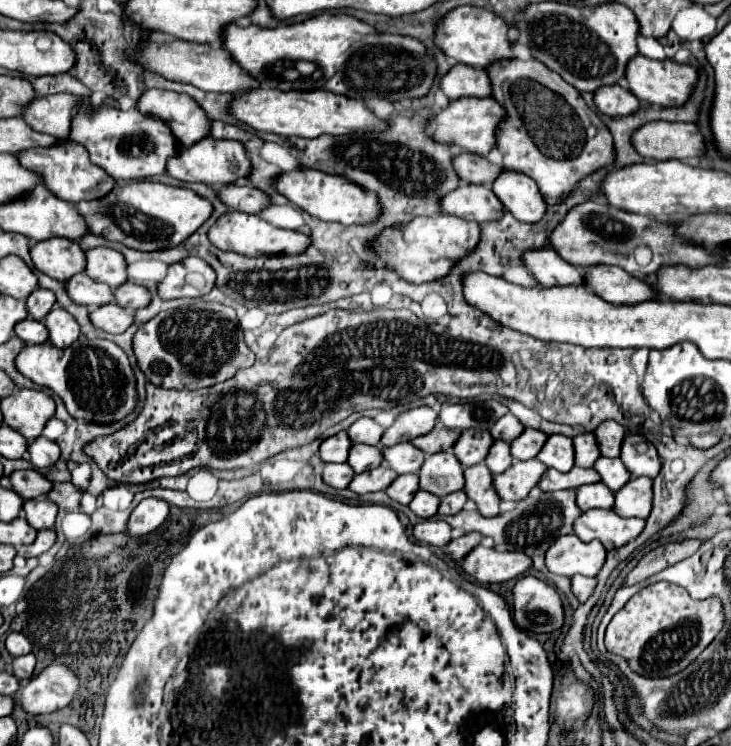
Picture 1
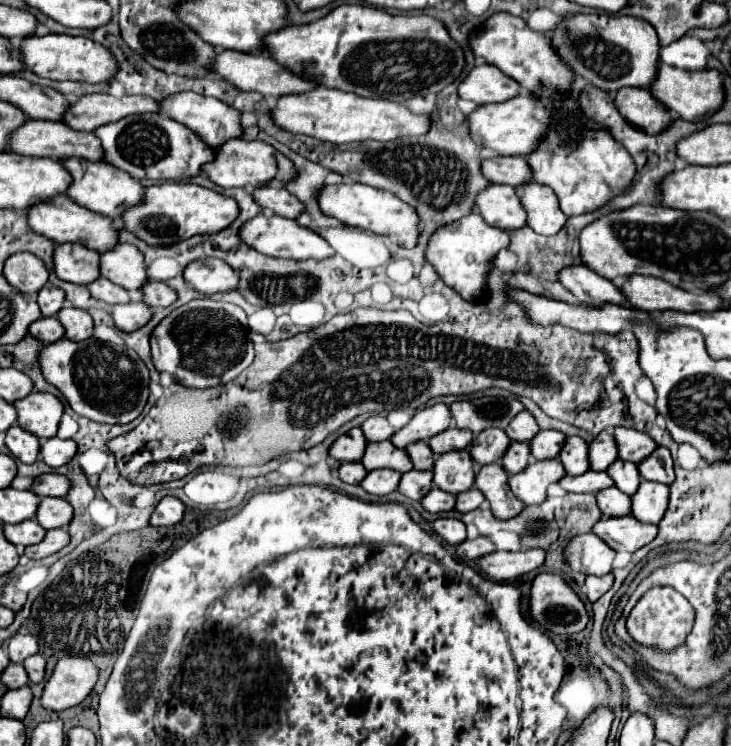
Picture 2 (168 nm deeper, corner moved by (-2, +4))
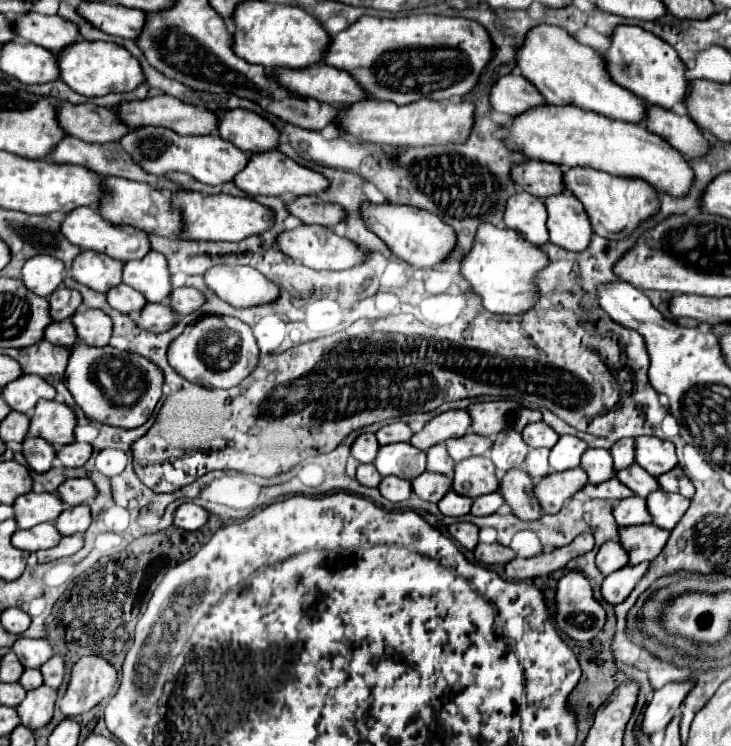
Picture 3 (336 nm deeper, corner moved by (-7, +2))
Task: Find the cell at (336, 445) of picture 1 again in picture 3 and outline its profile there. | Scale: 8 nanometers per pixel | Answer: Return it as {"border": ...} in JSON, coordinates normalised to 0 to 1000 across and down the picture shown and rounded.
{"border":[[[495,580],[484,588],[479,610],[490,618],[490,621],[509,621],[512,613],[517,607],[517,591],[512,580]]]}

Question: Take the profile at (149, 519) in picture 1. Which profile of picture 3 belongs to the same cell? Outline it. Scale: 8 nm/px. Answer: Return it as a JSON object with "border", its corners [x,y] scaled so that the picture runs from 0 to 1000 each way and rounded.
{"border":[[[249,674],[238,688],[238,704],[254,712],[274,709],[285,696],[285,685],[265,677],[265,674]]]}

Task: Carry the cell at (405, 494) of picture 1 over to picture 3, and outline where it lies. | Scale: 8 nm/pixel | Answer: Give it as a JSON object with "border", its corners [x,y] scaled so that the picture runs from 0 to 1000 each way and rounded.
{"border":[[[580,631],[577,637],[572,637],[566,645],[564,645],[564,658],[580,669],[580,672],[588,672],[588,674],[599,674],[616,655],[618,645],[610,639],[610,637],[602,637],[602,634],[588,634],[588,631]]]}

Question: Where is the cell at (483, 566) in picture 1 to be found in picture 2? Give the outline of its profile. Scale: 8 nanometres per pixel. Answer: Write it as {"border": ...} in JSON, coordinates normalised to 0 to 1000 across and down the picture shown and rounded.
{"border":[[[721,736],[707,741],[677,739],[655,749],[655,760],[677,779],[705,776],[724,765],[732,765],[746,755],[746,739],[740,736]]]}

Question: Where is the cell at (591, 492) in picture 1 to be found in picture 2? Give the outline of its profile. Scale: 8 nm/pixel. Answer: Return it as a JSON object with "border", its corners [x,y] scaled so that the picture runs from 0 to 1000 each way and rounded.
{"border":[[[833,653],[817,661],[817,677],[825,685],[825,693],[855,693],[863,690],[863,666],[847,658],[844,653]]]}

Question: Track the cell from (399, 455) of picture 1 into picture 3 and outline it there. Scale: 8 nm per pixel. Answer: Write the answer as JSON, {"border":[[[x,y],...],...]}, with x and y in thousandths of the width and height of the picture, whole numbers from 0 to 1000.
{"border":[[[599,594],[599,597],[588,599],[588,602],[583,605],[583,615],[585,615],[585,621],[583,621],[583,629],[585,629],[585,631],[613,637],[613,634],[621,629],[621,618],[616,618],[607,594]]]}

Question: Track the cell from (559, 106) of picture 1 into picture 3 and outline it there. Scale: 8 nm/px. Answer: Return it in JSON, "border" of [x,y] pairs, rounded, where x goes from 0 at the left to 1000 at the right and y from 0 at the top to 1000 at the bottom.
{"border":[[[769,224],[769,237],[774,256],[780,256],[802,277],[810,310],[818,312],[821,318],[854,320],[878,294],[900,283],[897,253],[878,240],[840,237],[837,232],[824,232],[818,227],[802,227],[802,224],[785,224],[785,227]]]}

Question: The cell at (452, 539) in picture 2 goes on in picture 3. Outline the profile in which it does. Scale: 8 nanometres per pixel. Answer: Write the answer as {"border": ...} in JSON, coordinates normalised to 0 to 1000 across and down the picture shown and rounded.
{"border":[[[621,701],[613,706],[613,712],[640,739],[646,739],[654,728],[654,706],[648,701]]]}

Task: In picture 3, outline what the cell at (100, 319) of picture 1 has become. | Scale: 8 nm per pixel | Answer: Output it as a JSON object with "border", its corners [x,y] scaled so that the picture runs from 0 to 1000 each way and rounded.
{"border":[[[202,406],[186,425],[186,436],[208,446],[222,446],[235,441],[244,428],[246,425],[230,412],[230,406]]]}

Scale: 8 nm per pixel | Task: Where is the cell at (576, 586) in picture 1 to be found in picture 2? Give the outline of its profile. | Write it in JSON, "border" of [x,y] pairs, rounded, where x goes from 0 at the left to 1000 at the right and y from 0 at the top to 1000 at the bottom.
{"border":[[[830,768],[828,773],[811,773],[811,771],[806,771],[803,773],[803,779],[800,779],[800,784],[803,784],[803,800],[806,800],[806,806],[817,806],[822,798],[828,798],[833,790],[836,790],[836,784],[839,784],[839,768]]]}

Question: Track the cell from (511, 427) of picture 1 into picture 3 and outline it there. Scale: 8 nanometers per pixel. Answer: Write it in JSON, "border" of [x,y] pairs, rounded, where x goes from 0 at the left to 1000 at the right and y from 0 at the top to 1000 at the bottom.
{"border":[[[744,564],[720,570],[720,575],[714,578],[714,586],[722,599],[750,599],[750,602],[755,602],[761,597],[761,591],[766,588],[766,583],[758,580]]]}

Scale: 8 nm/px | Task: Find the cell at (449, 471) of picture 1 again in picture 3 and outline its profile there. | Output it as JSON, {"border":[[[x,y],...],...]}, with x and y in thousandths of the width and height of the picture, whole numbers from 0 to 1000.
{"border":[[[640,613],[637,618],[624,621],[618,655],[646,669],[681,658],[681,642],[676,639],[676,621],[670,613]]]}

